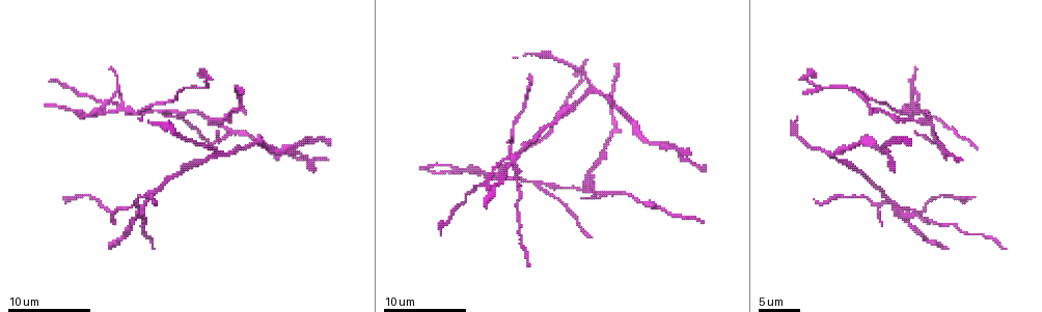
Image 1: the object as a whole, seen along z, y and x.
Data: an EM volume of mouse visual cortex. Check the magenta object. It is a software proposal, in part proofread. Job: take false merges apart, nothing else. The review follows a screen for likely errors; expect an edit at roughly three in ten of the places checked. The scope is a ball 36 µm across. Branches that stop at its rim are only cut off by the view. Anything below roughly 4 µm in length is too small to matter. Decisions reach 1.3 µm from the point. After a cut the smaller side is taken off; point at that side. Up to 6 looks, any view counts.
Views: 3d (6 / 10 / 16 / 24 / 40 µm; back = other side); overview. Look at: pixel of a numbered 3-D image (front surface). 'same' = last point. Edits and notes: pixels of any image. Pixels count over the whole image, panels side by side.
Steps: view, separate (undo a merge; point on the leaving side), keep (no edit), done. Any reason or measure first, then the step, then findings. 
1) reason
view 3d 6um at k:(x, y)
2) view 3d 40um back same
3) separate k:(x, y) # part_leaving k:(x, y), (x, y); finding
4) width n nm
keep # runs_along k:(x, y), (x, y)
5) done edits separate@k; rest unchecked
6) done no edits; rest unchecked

view 3d 10um at 1:(590, 92)

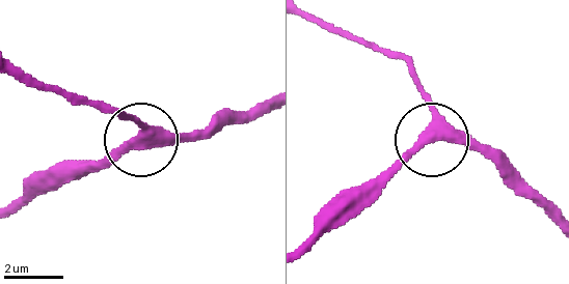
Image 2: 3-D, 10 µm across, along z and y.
width 350 nm
keep # one cell here

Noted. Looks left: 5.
side arm on a straight run
view 3d 6um at 1:(540, 185)

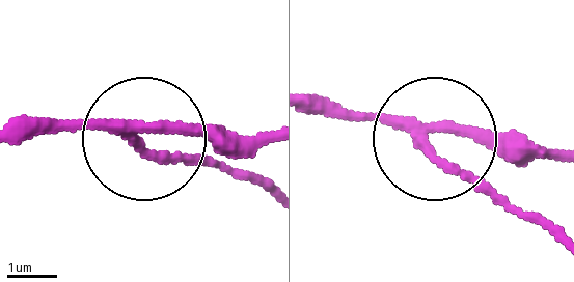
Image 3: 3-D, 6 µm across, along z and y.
arms 3
keep # continuous, no second cell

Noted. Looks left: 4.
thin arm on a thick one
view 3d 10um at 1:(898, 209)

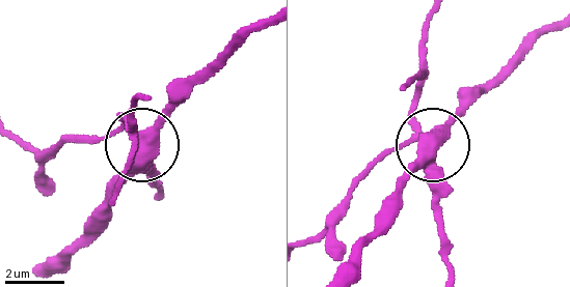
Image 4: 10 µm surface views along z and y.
separate 4:(441, 185) # part_leaving 4:(433, 149), (433, 213), (448, 273); two cells meet here

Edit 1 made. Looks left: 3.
done edits separate@4; rest unchecked

